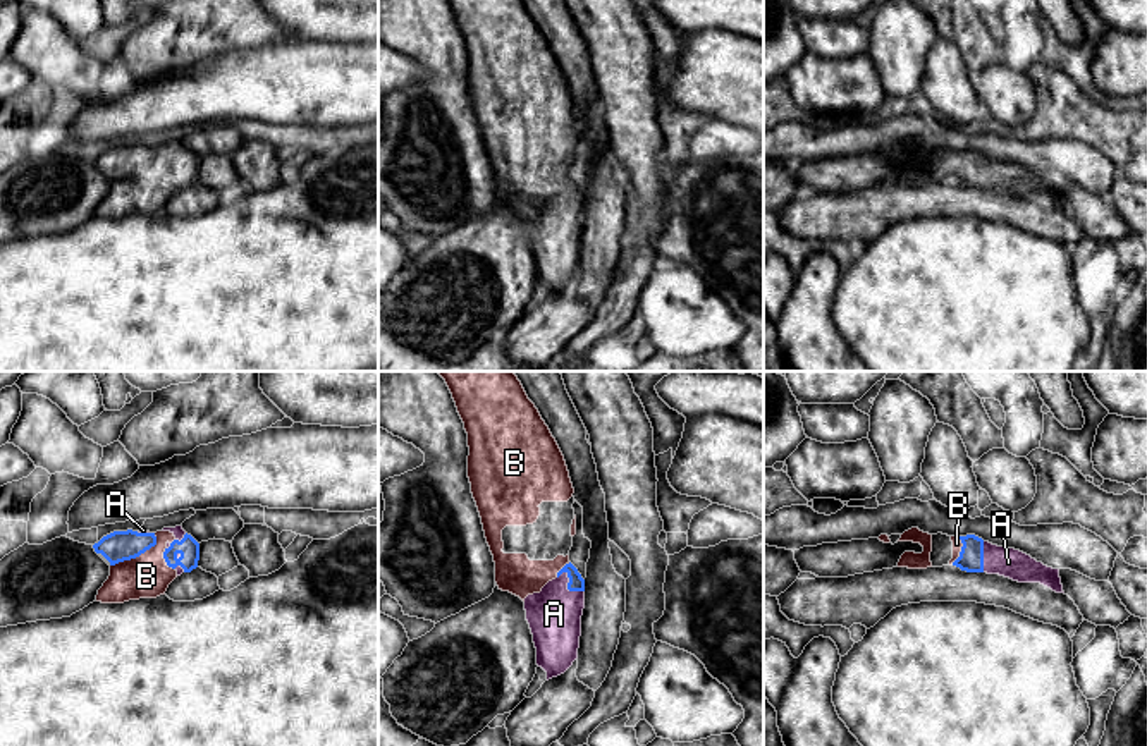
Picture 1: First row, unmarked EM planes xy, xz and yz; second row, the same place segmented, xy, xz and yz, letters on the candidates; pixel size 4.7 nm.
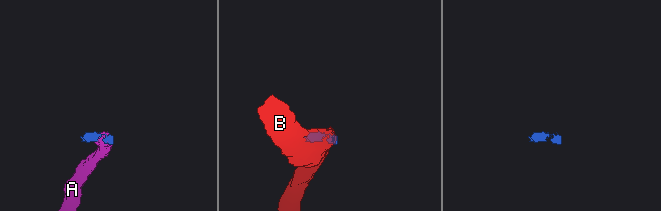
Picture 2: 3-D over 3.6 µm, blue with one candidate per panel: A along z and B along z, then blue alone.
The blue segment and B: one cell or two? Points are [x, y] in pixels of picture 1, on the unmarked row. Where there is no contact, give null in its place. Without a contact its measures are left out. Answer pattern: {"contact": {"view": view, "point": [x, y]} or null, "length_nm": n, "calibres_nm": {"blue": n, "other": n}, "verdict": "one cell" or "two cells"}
{"contact": {"view": "xy", "point": [138, 171]}, "length_nm": 260, "calibres_nm": {"blue": 140, "other": 200}, "verdict": "one cell"}

